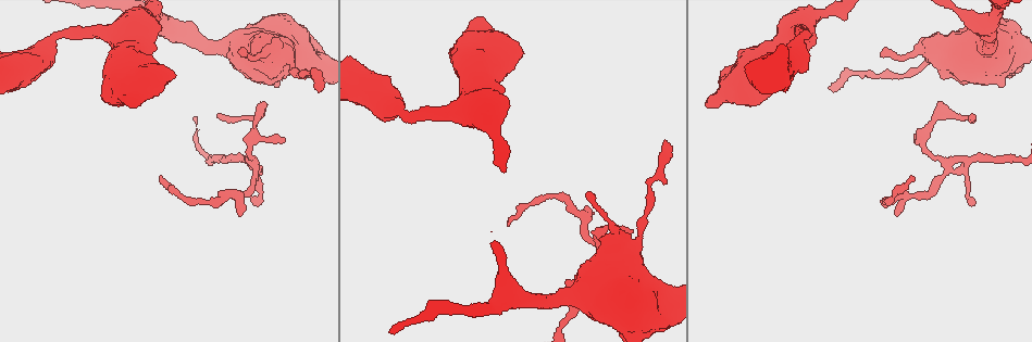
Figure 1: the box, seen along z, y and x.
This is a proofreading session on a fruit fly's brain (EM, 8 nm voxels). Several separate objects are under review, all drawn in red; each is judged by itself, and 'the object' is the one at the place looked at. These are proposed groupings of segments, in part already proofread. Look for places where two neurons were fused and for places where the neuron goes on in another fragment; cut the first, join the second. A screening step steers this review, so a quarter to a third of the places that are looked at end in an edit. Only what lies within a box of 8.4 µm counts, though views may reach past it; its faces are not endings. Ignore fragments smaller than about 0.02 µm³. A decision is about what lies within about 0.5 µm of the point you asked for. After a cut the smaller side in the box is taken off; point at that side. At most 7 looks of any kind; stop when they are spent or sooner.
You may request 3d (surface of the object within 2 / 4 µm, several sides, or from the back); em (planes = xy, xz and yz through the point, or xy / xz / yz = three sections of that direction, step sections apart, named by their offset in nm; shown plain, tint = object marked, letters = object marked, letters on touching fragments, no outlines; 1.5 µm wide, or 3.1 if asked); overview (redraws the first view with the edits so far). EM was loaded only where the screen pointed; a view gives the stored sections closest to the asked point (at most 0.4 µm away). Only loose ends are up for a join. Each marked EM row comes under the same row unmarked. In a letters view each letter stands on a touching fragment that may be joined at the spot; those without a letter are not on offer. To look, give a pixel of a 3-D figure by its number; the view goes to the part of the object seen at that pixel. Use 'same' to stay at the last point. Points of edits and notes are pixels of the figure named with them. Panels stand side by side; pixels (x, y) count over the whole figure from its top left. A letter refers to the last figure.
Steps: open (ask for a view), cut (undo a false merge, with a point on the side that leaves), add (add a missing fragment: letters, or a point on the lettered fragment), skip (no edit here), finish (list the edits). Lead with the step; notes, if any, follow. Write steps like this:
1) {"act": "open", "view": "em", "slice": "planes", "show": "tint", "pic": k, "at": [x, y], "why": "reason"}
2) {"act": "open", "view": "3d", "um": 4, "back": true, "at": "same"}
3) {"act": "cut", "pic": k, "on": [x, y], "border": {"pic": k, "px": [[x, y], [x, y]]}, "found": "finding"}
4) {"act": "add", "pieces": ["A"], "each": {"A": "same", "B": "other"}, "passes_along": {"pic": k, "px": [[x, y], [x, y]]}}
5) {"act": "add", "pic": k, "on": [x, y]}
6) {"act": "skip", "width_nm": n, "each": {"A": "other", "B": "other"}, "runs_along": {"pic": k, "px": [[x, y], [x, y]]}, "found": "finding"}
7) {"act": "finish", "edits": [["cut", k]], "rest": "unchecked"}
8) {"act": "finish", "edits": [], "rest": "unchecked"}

{"act": "open", "view": "em", "slice": "planes", "show": "tint", "pic": 1, "at": [970, 204], "why": "thin end"}

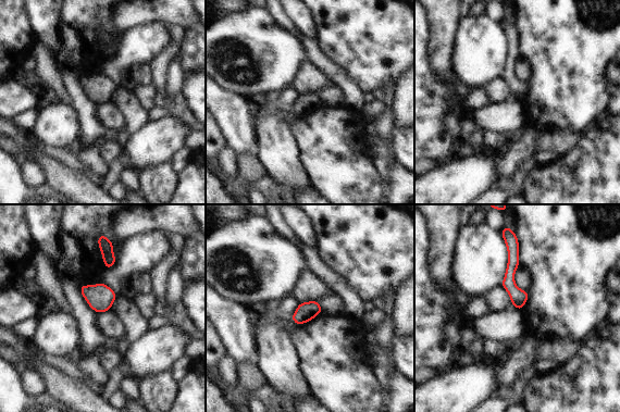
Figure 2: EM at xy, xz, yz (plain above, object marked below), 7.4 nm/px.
{"act": "open", "view": "em", "slice": "planes", "show": "letters", "at": "same", "why": "see the neighbours"}

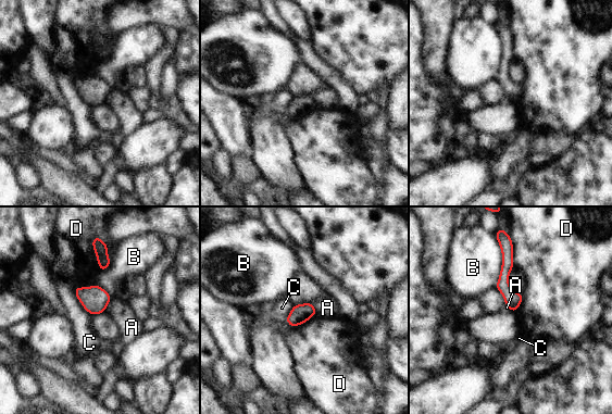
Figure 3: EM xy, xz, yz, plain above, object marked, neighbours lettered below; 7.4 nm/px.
{"act": "skip", "each": {"A": "other", "B": "other", "C": "other", "D": "other"}, "border": {"pic": 3, "px": [[74, 287], [77, 300], [91, 315]]}, "found": "none of them fits"}

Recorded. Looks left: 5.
{"act": "open", "view": "em", "slice": "xy", "step": 8, "show": "tint", "pic": 1, "at": [648, 211], "why": "a narrow waist"}

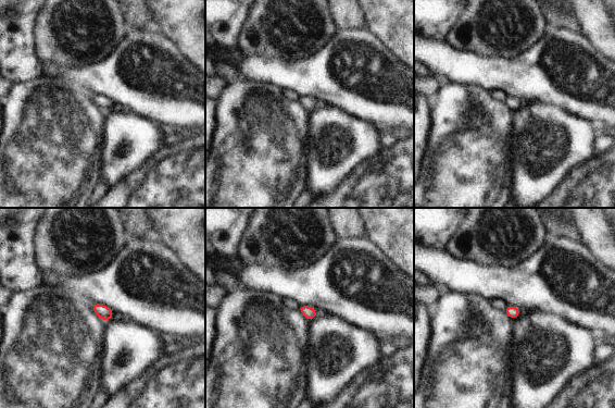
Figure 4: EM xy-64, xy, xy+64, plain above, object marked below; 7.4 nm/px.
{"act": "open", "view": "em", "slice": "planes", "show": "letters", "at": "same"}

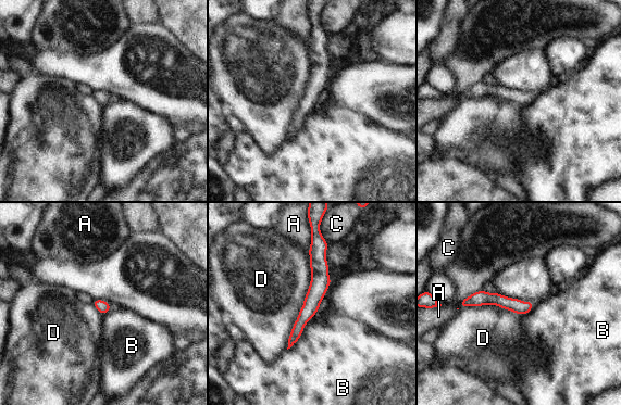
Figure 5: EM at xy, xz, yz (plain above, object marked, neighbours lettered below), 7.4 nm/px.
{"act": "skip", "each": {"A": "other", "B": "other", "C": "other", "D": "other"}, "border": {"pic": 5, "px": [[319, 306], [300, 337], [287, 350]]}, "found": "one neuron here"}

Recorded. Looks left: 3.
{"act": "open", "view": "em", "slice": "planes", "show": "letters", "pic": 1, "at": [317, 88], "why": "branch stops here"}

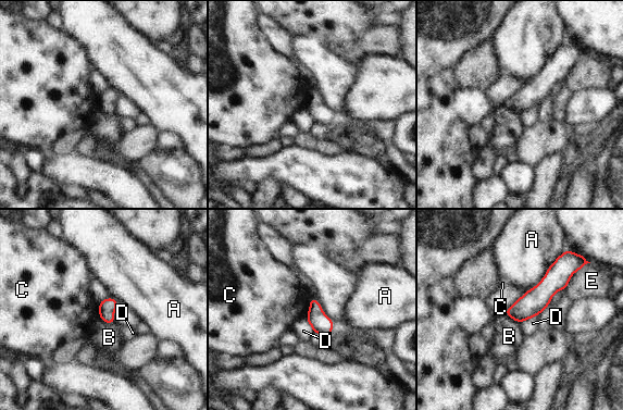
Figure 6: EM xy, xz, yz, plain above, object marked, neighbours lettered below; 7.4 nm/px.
{"act": "skip", "each": {"A": "other", "B": "other", "C": "other", "D": "other", "E": "other"}, "runs_along": {"pic": 6, "px": [[562, 263], [525, 308], [509, 312]]}, "found": "none of them fits"}

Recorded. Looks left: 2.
{"act": "finish", "edits": [], "rest": "unchecked"}

